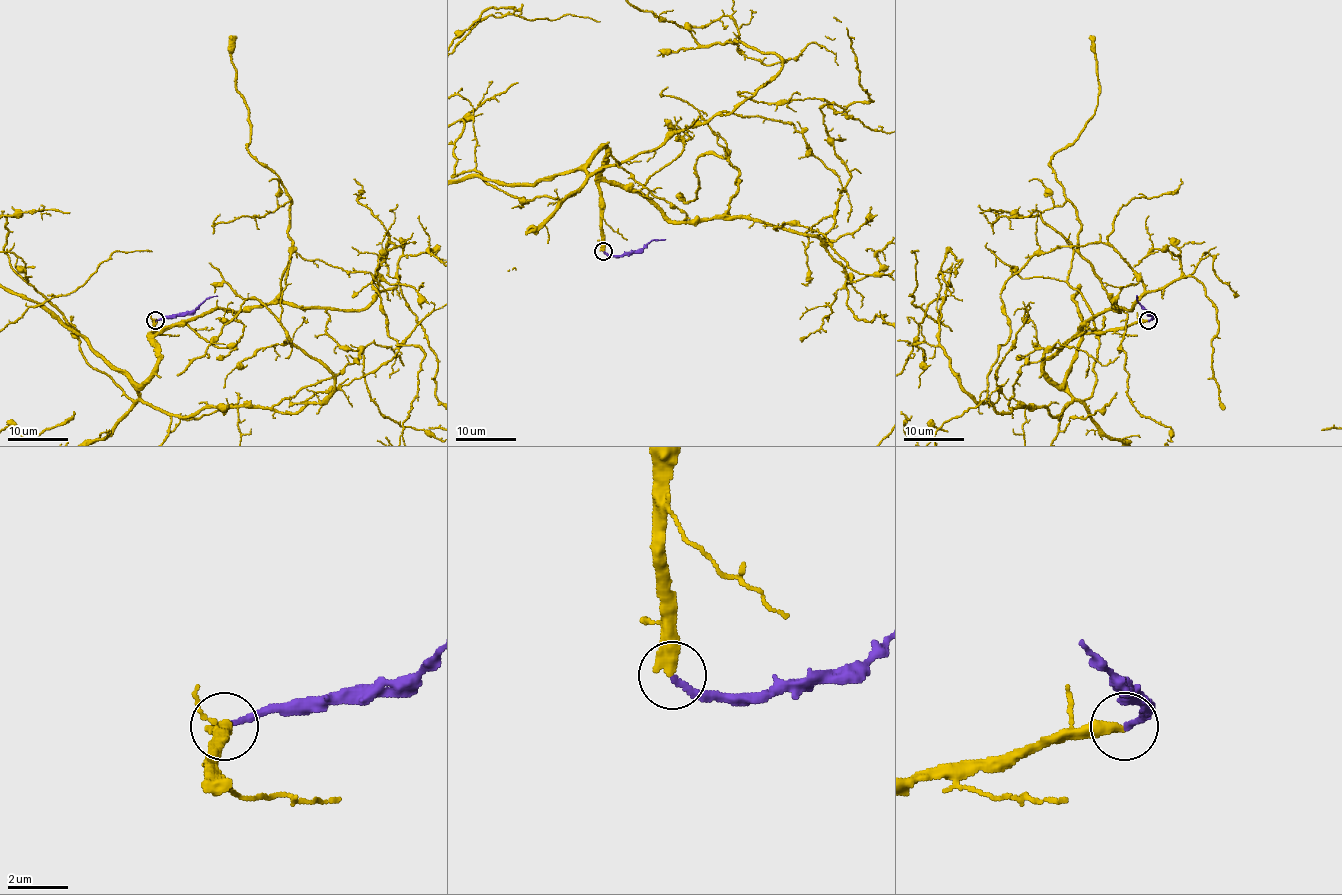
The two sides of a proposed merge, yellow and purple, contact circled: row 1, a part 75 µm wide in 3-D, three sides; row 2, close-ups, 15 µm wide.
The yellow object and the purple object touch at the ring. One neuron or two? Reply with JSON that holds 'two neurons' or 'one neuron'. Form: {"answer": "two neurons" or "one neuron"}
{"answer": "two neurons"}

